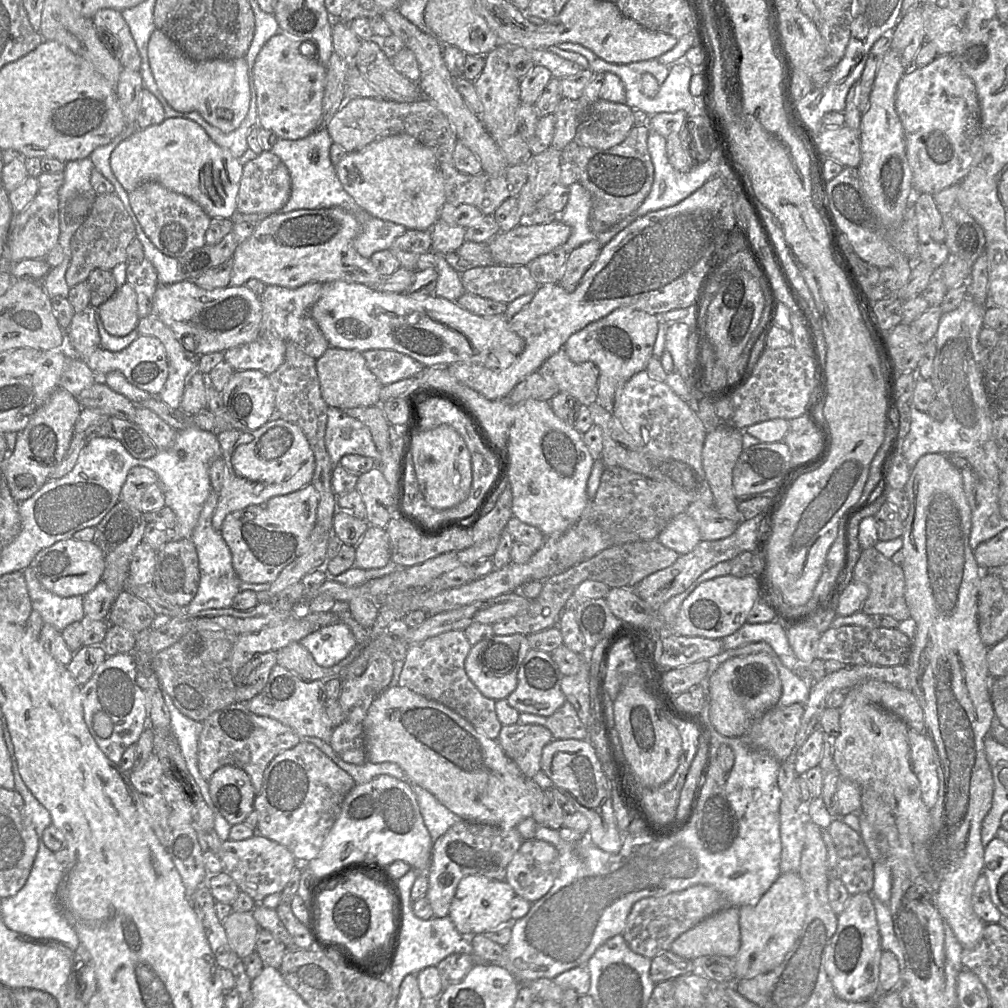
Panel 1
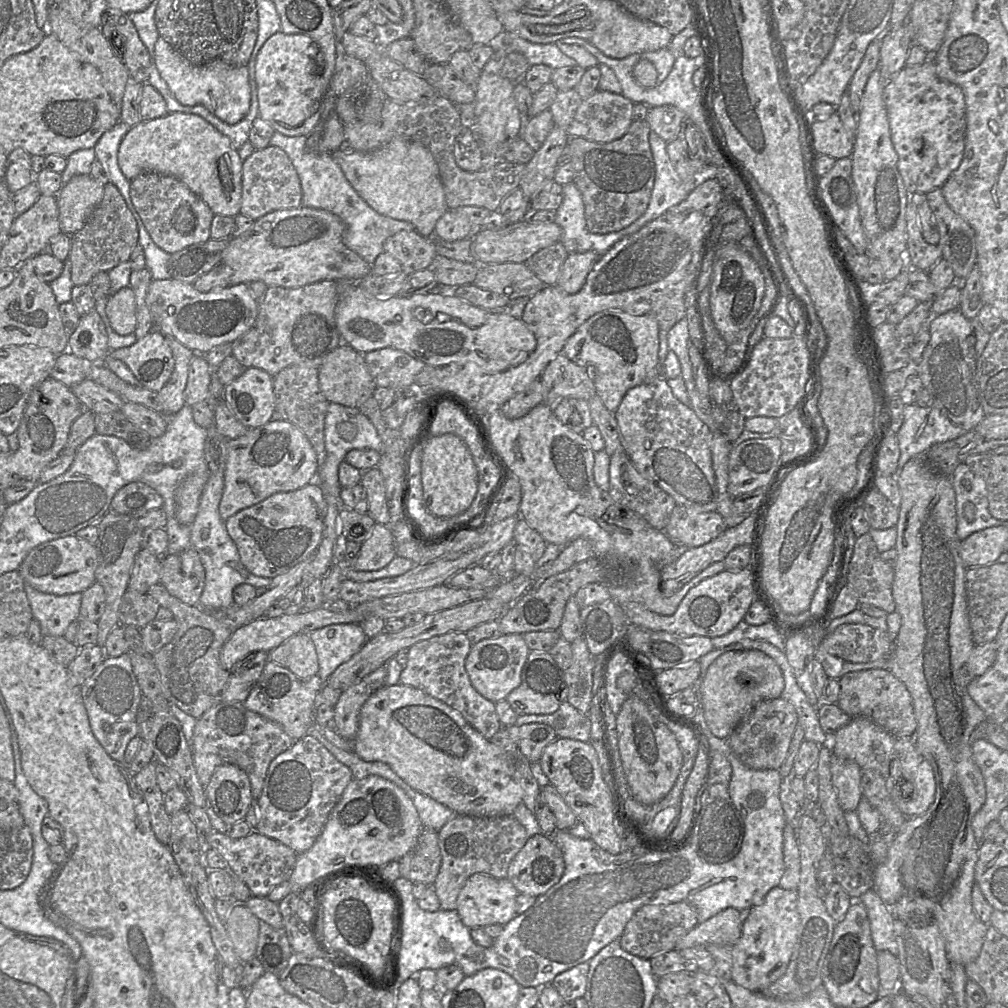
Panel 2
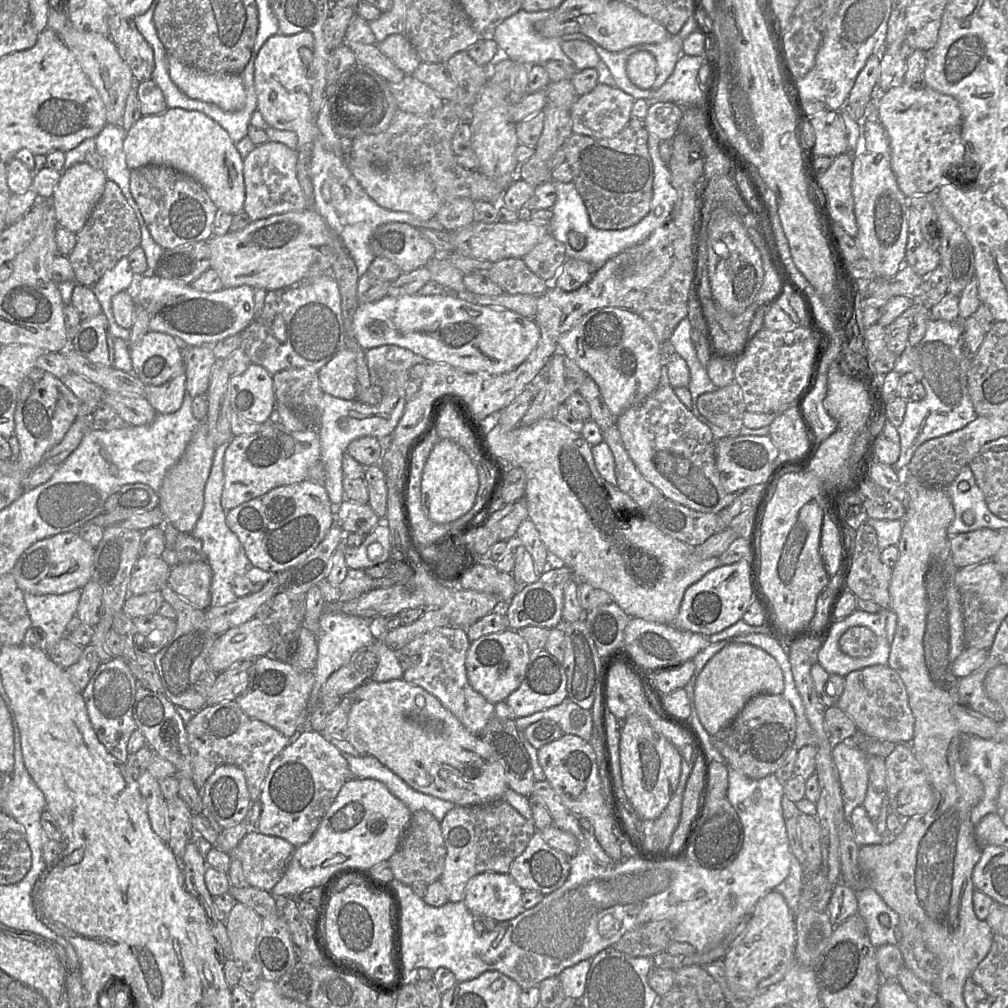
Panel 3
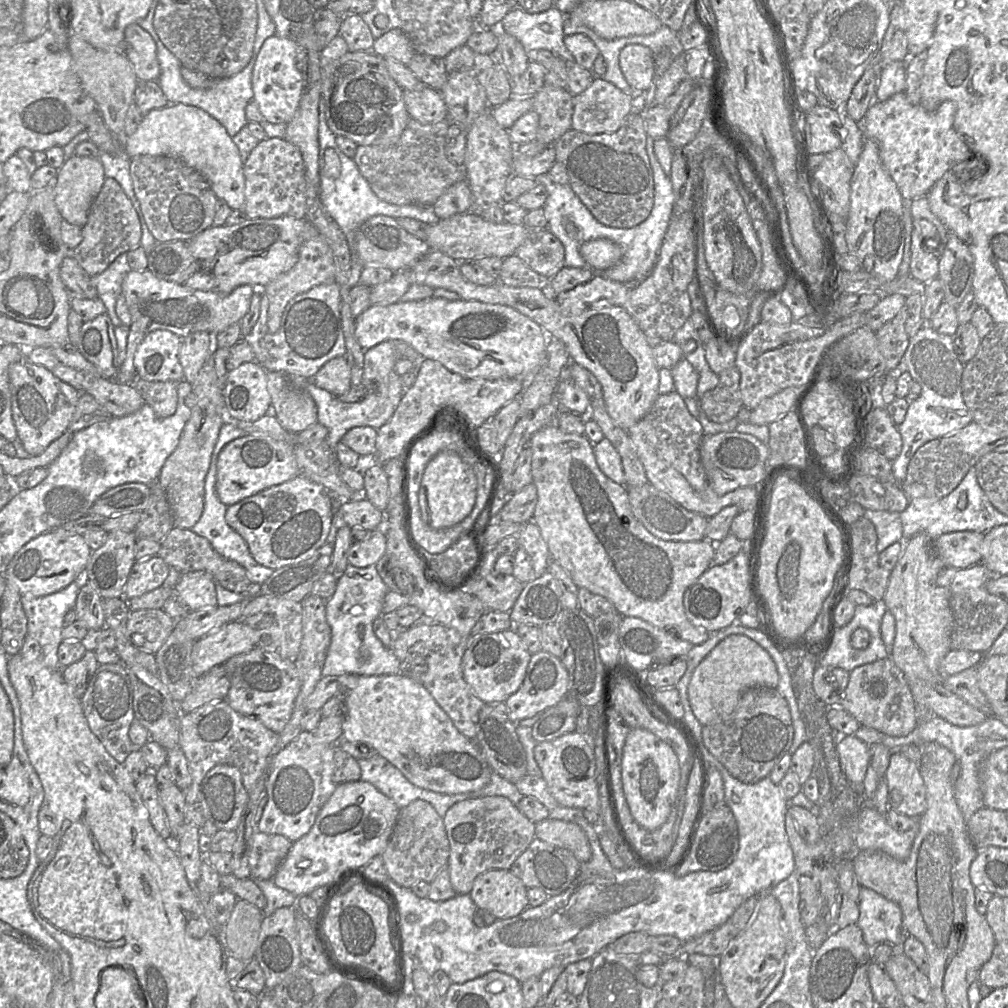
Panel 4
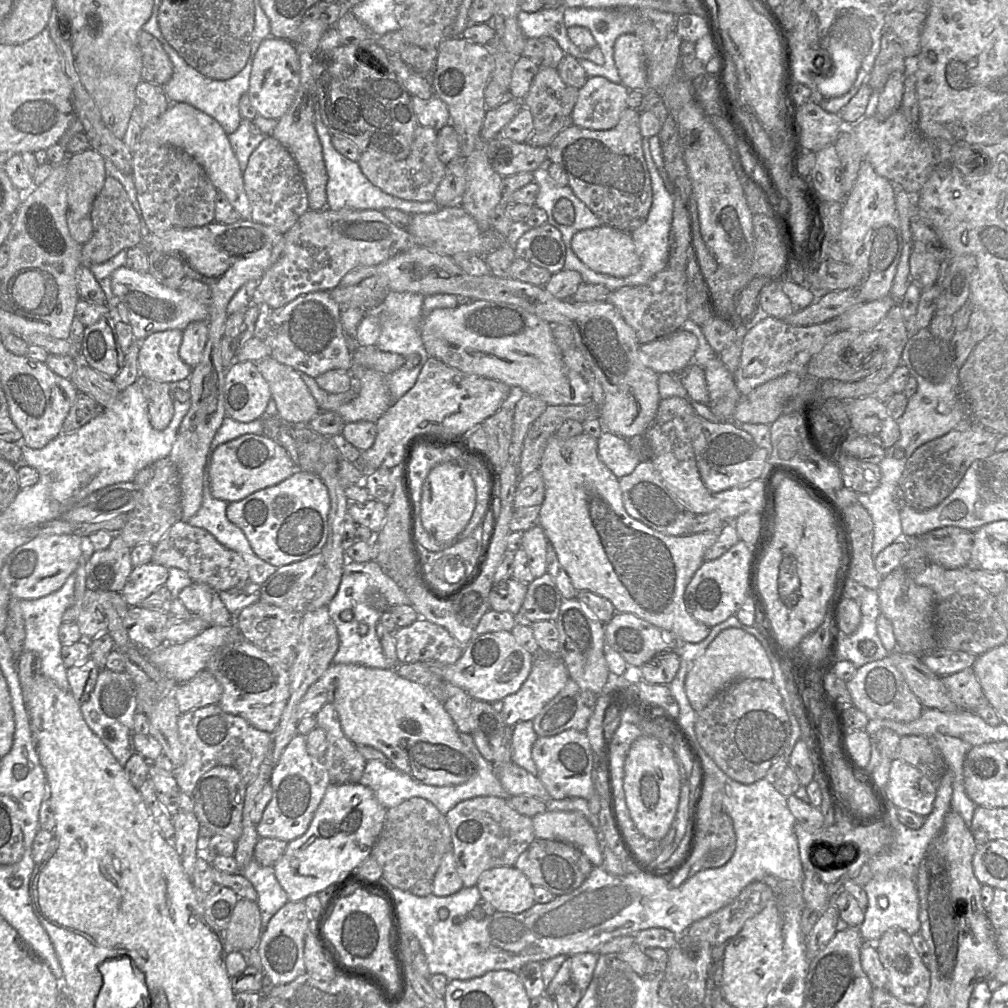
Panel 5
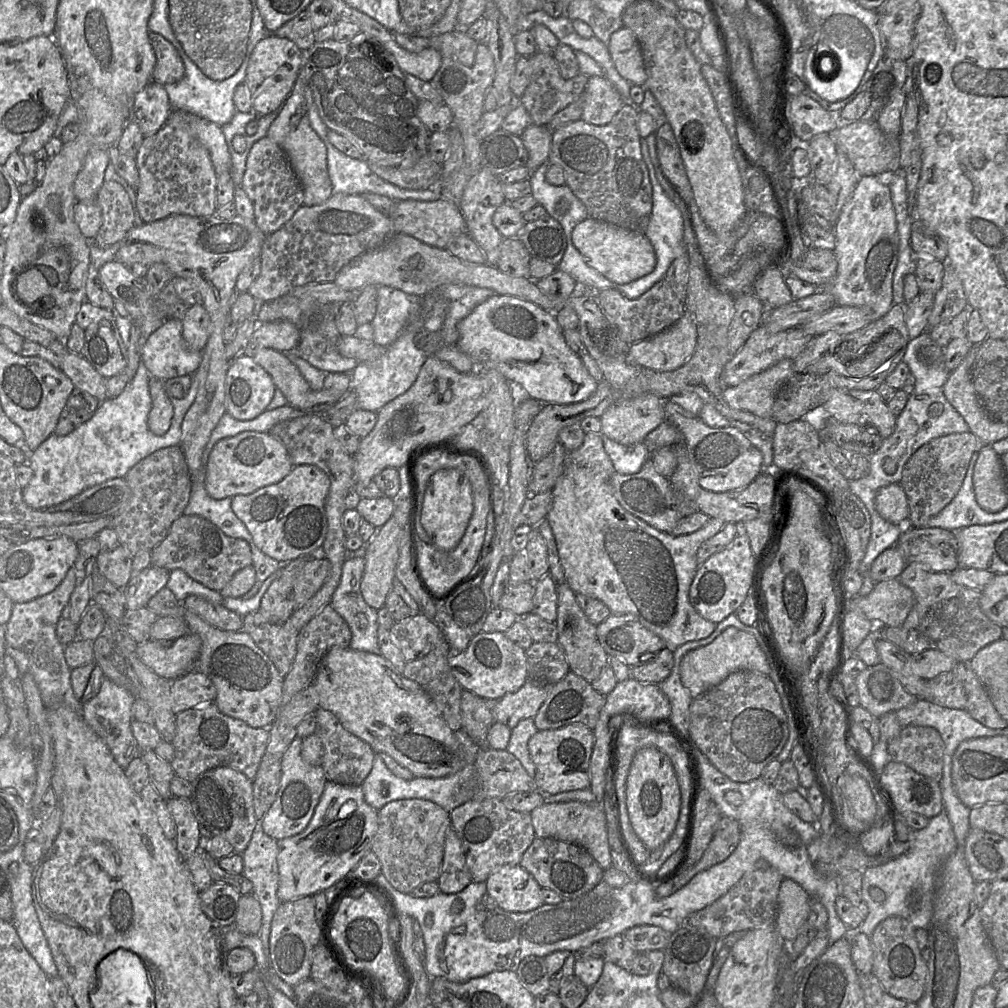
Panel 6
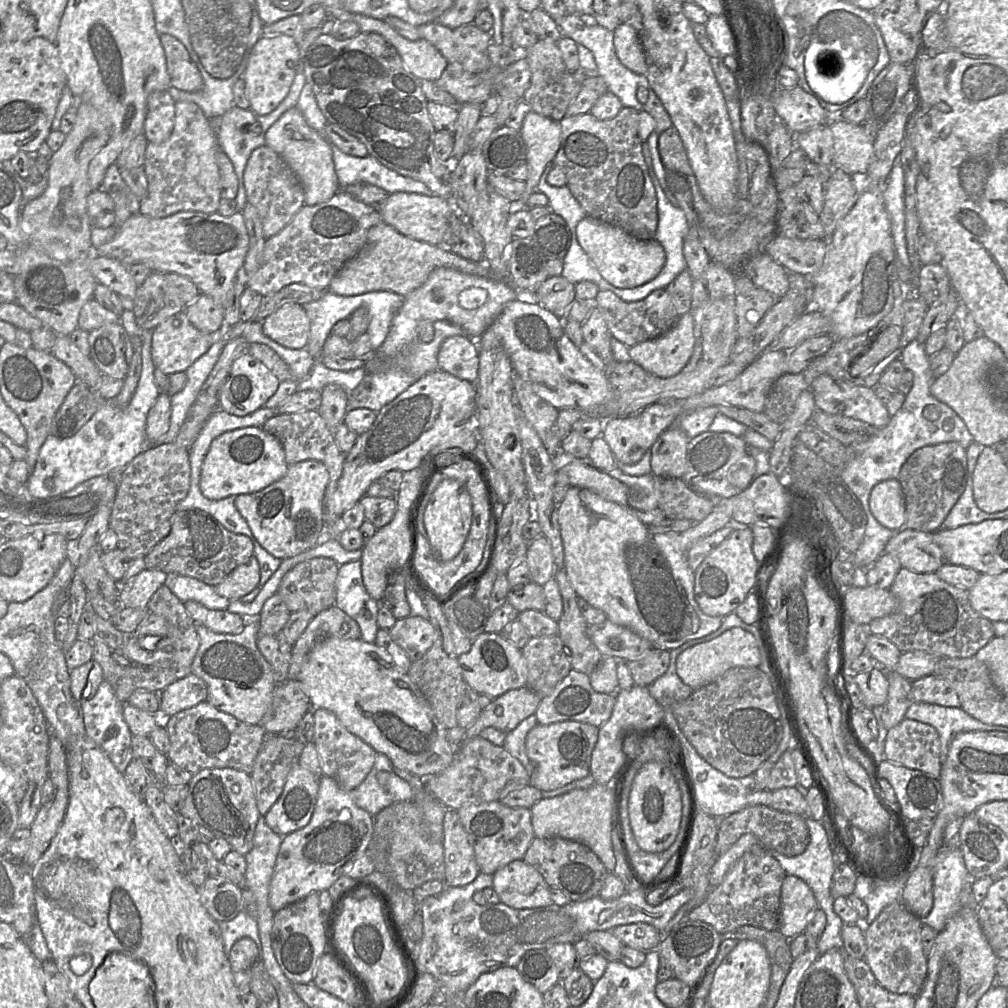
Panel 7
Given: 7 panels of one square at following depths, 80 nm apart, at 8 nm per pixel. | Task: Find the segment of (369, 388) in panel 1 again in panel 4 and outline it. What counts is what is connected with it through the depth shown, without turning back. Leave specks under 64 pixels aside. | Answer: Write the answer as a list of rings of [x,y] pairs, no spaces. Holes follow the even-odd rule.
[[[346,356],[331,359],[313,377],[313,383],[335,396],[345,394],[352,386],[351,369]]]

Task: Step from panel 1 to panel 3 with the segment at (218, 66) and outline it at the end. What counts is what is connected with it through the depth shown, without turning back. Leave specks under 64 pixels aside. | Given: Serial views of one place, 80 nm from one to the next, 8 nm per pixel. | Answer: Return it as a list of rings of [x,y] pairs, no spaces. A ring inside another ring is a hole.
[[[169,54],[167,66],[173,83],[189,98],[215,104],[226,112],[244,108],[246,93],[240,74],[202,72]]]

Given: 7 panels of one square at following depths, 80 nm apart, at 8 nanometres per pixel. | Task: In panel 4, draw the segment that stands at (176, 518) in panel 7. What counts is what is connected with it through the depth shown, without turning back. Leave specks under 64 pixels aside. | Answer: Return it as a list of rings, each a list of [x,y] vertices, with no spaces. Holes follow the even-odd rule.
[[[173,526],[160,542],[157,556],[162,558],[169,567],[175,568],[181,573],[207,572],[212,575],[217,584],[235,593],[246,594],[251,583],[243,566],[221,556],[213,549],[206,538],[195,534],[191,529],[181,529]]]

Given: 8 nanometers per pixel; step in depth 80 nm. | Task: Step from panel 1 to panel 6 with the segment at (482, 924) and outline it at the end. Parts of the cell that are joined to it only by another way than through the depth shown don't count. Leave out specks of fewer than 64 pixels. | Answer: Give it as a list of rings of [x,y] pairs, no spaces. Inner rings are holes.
[[[504,865],[485,881],[487,893],[508,912],[529,912],[544,904],[542,887],[520,865]]]

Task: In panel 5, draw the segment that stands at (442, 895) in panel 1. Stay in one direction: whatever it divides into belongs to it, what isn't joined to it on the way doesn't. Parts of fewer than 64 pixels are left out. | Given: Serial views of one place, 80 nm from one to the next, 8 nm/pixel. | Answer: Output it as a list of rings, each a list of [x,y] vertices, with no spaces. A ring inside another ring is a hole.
[[[481,796],[454,806],[446,820],[451,832],[457,871],[465,888],[476,886],[481,874],[495,867],[512,867],[536,838],[532,818],[512,809],[506,799]]]

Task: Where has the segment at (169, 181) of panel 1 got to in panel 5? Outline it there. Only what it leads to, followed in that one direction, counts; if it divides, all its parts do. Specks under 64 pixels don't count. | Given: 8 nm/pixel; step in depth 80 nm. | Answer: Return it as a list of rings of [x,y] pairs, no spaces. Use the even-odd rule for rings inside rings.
[[[171,103],[155,122],[142,129],[141,142],[171,145],[189,154],[202,166],[216,190],[227,197],[241,218],[251,218],[251,207],[244,189],[238,159],[227,133],[214,118],[188,103]]]

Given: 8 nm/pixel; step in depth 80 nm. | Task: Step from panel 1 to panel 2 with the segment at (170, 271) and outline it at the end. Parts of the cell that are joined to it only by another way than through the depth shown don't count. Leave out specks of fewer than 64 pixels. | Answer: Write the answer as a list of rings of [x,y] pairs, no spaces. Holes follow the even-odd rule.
[[[138,212],[133,215],[138,223],[138,244],[144,249],[146,268],[149,270],[153,280],[170,279],[168,271],[169,253],[159,248],[150,237]]]

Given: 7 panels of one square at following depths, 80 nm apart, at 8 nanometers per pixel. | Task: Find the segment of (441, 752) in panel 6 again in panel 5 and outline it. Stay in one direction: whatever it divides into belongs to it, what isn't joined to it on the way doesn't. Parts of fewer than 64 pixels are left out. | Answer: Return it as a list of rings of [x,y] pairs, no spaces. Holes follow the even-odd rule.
[[[331,664],[320,678],[323,685],[329,691],[330,702],[333,703],[339,716],[342,730],[346,737],[355,745],[367,745],[381,751],[397,769],[408,774],[413,779],[432,786],[453,786],[469,781],[477,772],[477,764],[471,751],[463,744],[459,737],[459,731],[451,716],[443,708],[437,698],[422,685],[400,676],[395,669],[371,668],[357,664]]]

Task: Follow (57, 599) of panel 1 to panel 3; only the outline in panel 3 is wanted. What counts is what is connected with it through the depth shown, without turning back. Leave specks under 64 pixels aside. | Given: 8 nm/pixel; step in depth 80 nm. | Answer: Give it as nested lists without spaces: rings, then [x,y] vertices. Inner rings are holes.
[[[81,590],[64,594],[34,595],[24,593],[24,601],[31,619],[31,627],[40,628],[43,650],[49,651],[66,635],[70,620],[77,616]]]

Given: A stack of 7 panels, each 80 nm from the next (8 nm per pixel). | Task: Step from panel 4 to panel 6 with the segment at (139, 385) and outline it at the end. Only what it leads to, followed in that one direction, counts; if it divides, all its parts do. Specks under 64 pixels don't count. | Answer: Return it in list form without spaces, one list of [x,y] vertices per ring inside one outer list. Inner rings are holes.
[[[150,377],[149,392],[152,406],[148,414],[148,428],[155,435],[163,435],[170,428],[173,405],[166,394],[163,381]]]

